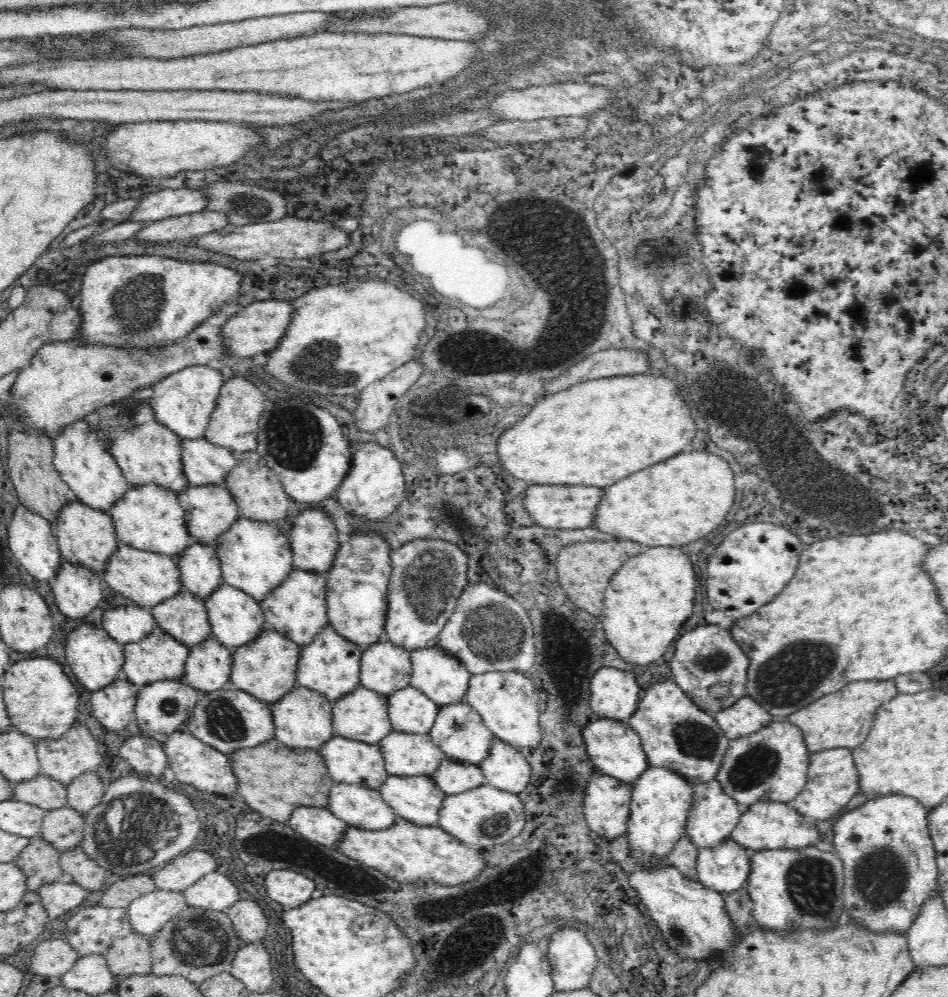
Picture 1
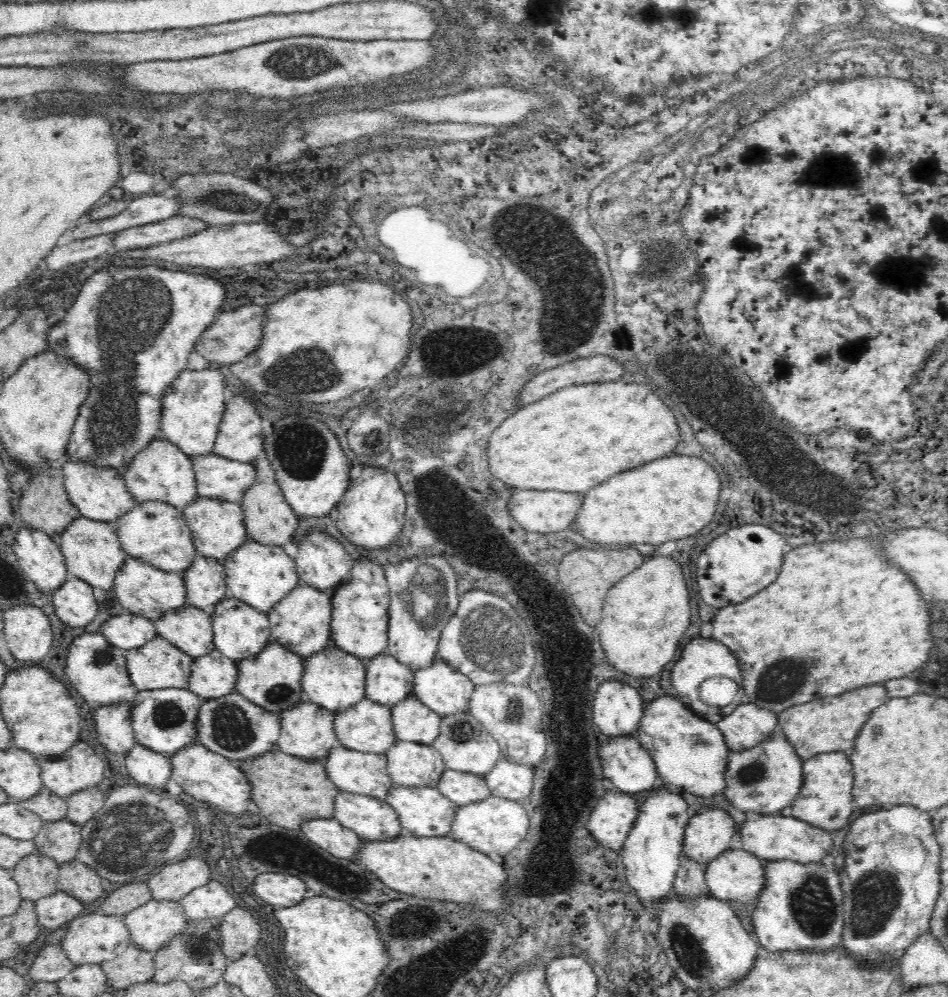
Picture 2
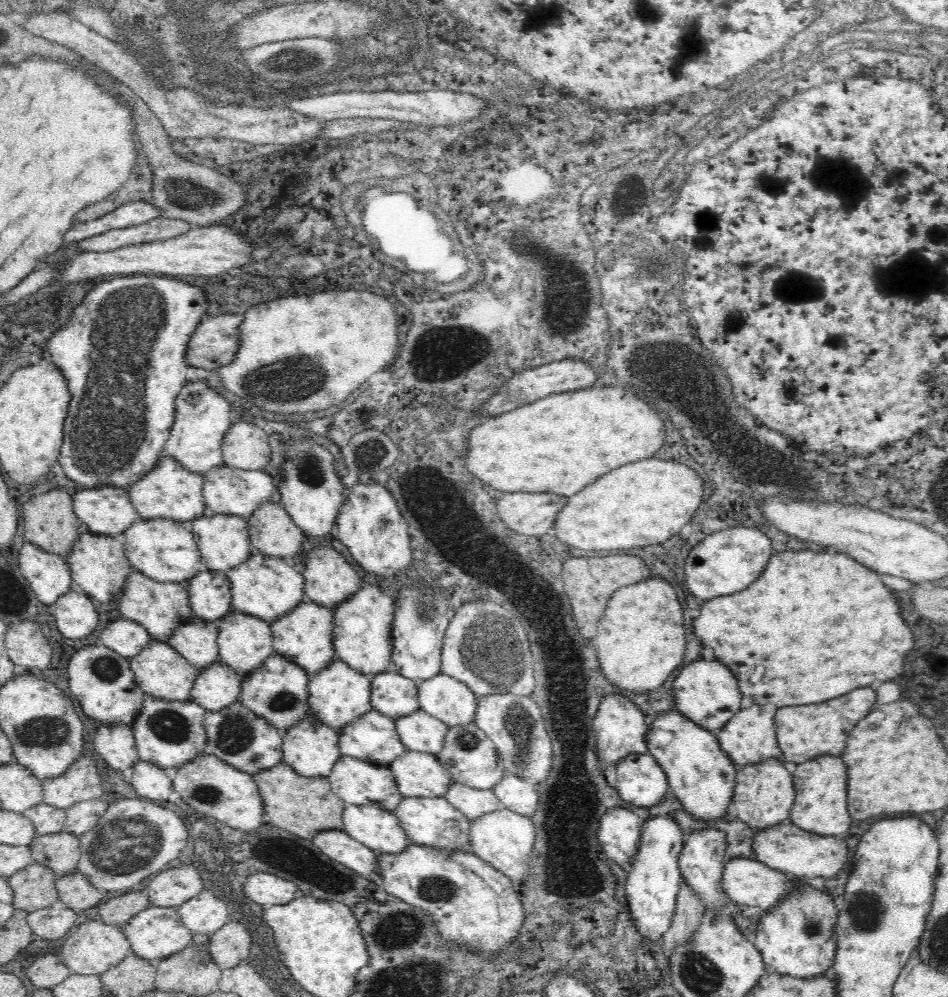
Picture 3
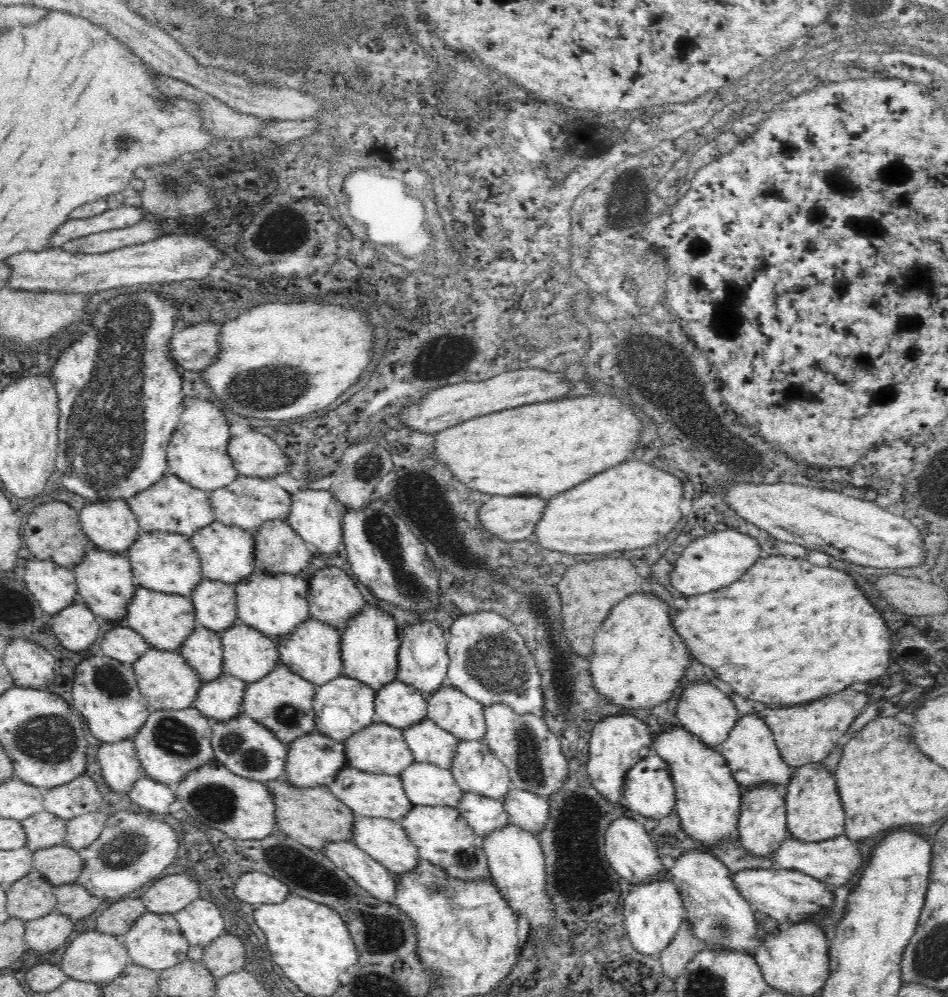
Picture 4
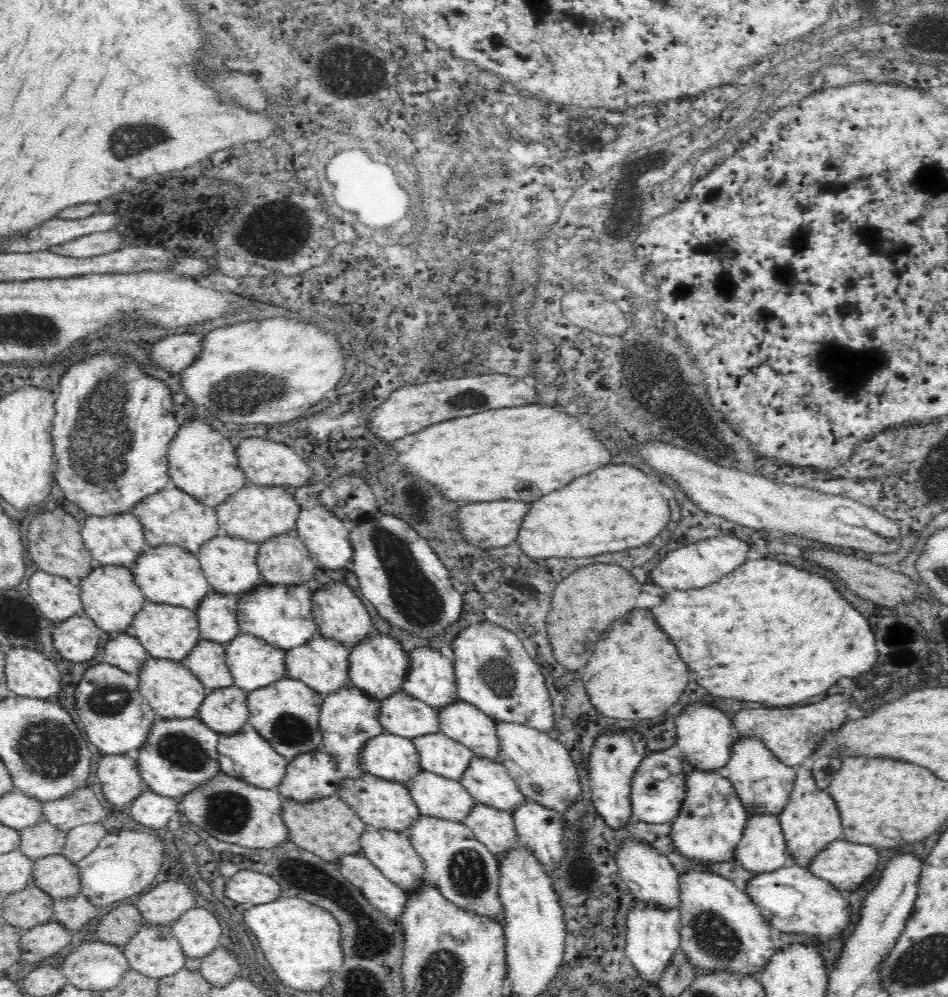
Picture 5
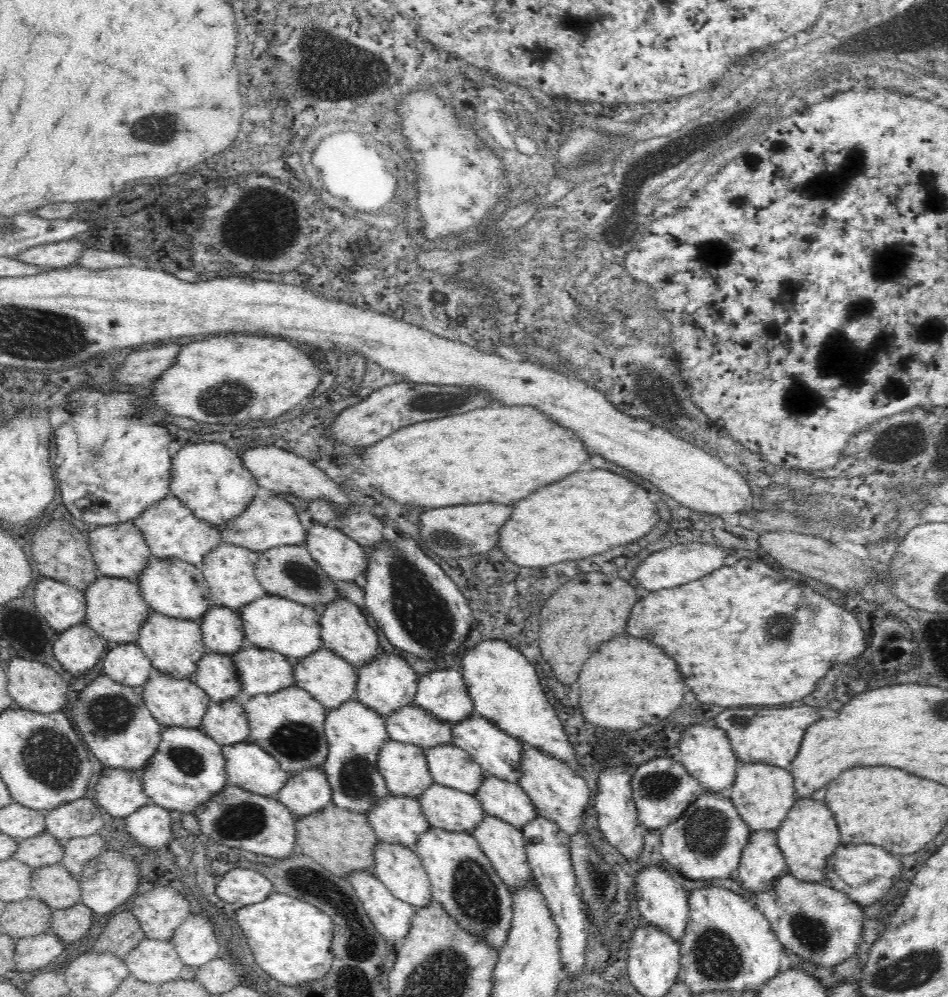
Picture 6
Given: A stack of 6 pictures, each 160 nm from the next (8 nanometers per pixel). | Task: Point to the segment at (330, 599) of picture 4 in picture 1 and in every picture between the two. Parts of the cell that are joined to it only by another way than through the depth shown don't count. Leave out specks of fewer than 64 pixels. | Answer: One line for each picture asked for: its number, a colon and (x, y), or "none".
1: (314, 540)
2: (323, 563)
3: (329, 579)

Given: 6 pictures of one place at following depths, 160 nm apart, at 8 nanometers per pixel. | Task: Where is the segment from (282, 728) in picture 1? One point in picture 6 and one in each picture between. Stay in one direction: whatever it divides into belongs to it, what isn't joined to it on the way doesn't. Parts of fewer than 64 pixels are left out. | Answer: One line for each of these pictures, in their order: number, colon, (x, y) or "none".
2: (307, 730)
3: (311, 748)
4: (314, 760)
5: (311, 776)
6: (307, 791)

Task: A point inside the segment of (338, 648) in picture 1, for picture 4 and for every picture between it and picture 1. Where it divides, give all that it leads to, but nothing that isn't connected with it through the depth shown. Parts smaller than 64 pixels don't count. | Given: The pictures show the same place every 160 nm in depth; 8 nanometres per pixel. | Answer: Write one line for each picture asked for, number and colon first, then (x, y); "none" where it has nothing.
2: (333, 679)
3: (338, 695)
4: (343, 706)

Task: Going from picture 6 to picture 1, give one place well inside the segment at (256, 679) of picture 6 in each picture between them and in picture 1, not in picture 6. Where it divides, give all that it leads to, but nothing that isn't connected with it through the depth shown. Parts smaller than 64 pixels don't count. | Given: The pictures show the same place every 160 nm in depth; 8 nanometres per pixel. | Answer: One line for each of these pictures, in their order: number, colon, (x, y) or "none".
1: (236, 619)
2: (239, 631)
3: (244, 641)
4: (249, 655)
5: (253, 663)

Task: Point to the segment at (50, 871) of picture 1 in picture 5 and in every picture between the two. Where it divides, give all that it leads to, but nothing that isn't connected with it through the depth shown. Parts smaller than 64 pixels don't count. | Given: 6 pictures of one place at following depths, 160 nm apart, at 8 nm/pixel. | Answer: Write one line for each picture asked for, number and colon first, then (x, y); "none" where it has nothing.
2: (36, 875)
3: (34, 887)
4: (31, 897)
5: (31, 907)

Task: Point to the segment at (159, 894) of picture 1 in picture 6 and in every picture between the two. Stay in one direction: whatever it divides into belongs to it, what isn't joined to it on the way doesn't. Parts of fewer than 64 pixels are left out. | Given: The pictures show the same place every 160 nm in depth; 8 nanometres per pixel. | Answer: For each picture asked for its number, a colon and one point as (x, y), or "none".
2: (153, 925)
3: (156, 933)
4: (155, 941)
5: (154, 952)
6: (153, 961)

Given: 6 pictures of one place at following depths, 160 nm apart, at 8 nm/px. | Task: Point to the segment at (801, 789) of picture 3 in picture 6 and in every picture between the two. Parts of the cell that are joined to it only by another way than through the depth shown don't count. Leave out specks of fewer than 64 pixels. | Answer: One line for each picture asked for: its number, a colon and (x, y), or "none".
4: (815, 812)
5: (810, 821)
6: (809, 834)

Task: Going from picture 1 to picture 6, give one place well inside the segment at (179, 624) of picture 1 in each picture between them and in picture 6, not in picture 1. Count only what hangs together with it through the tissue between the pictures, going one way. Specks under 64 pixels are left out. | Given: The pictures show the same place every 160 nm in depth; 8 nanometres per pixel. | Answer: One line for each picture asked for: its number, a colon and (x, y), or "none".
2: (190, 629)
3: (196, 641)
4: (202, 650)
5: (207, 661)
6: (215, 673)

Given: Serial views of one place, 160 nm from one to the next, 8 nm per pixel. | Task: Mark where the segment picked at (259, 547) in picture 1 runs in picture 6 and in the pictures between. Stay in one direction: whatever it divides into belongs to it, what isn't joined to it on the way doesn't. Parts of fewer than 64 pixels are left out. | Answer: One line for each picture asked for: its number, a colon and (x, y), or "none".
2: (261, 575)
3: (267, 587)
4: (275, 603)
5: (282, 616)
6: (292, 629)

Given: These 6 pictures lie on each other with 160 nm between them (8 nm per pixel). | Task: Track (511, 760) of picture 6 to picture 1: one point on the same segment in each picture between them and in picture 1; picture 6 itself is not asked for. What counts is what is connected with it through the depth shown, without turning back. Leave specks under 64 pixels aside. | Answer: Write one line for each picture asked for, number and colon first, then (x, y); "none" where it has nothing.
1: (440, 676)
2: (443, 689)
3: (449, 700)
4: (450, 709)
5: (460, 721)

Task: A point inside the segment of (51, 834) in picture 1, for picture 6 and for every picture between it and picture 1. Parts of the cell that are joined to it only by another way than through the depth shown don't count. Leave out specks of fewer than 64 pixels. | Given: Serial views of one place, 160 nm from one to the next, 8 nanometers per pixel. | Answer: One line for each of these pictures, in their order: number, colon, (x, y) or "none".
2: (60, 840)
3: (60, 852)
4: (60, 865)
5: (56, 875)
6: (53, 884)

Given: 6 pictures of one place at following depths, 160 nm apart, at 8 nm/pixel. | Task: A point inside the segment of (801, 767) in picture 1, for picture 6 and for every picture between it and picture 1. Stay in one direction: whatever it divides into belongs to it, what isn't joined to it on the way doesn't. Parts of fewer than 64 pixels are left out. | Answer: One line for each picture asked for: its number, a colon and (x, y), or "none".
2: (765, 779)
3: (764, 794)
4: (762, 825)
5: (763, 848)
6: (762, 861)

